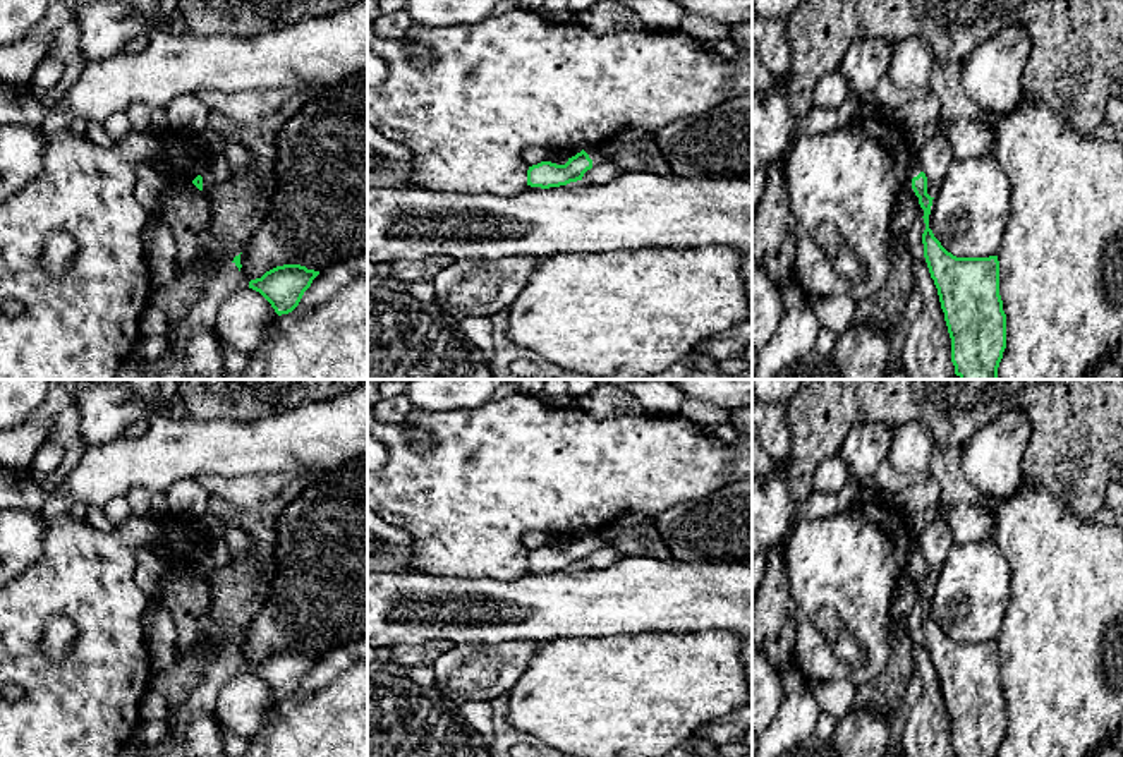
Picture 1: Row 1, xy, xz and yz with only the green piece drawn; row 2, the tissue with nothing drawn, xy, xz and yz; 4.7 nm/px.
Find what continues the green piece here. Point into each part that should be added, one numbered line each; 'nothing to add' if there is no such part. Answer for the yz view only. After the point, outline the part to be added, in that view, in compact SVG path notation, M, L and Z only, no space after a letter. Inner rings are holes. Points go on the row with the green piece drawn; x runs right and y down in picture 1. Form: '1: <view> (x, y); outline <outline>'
1: yz (916, 169); outline M914 154L914 161L912 161L912 167L910 167L910 172L908 172L908 179L907 179L905 185L903 185L903 187L907 187L914 196L915 196L915 192L914 192L914 189L912 189L912 179L917 177L920 172L924 172L924 170L922 170L922 165L919 163L919 160L917 160L915 154Z

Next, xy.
1: xy (215, 170); outline M209 153L208 161L201 168L199 175L203 177L203 192L208 194L208 191L230 179L230 168L227 163L227 158L223 153Z

